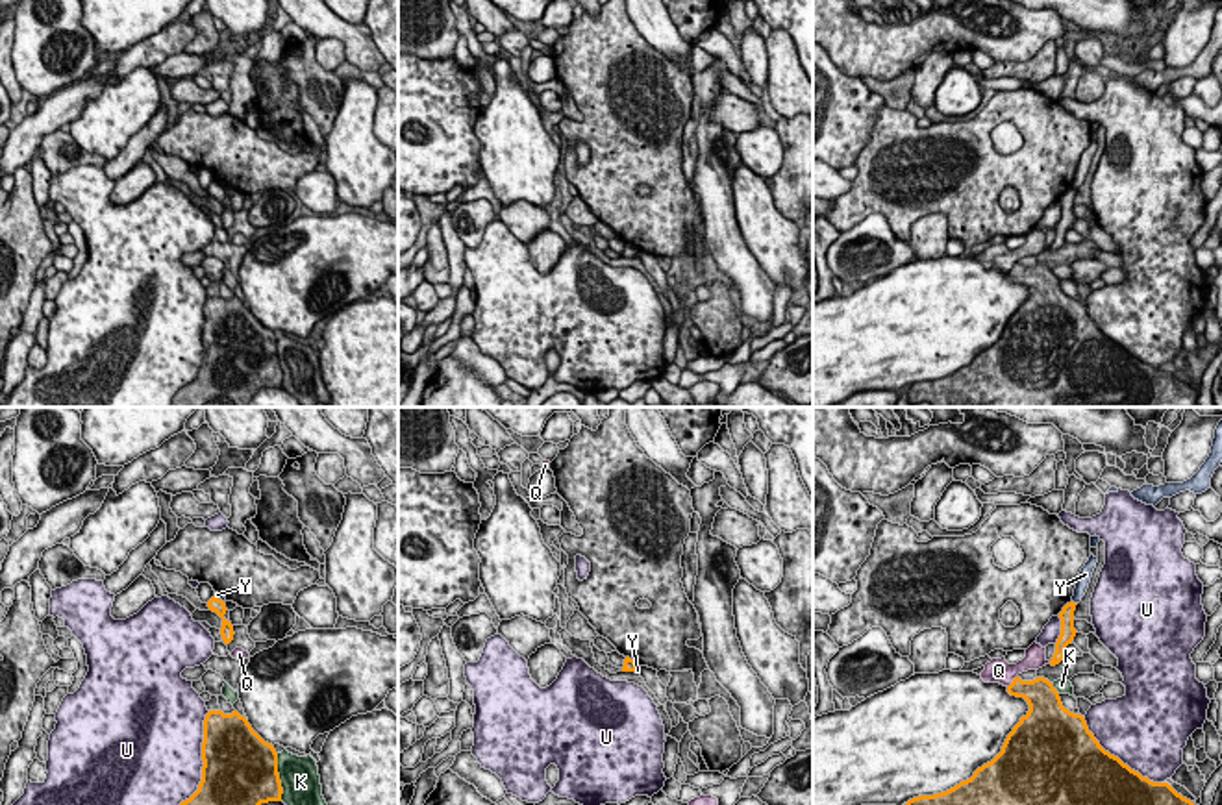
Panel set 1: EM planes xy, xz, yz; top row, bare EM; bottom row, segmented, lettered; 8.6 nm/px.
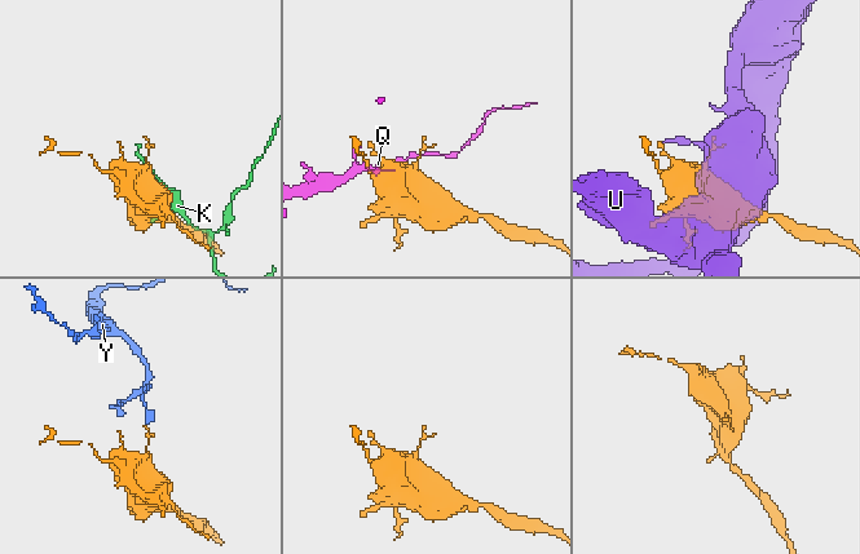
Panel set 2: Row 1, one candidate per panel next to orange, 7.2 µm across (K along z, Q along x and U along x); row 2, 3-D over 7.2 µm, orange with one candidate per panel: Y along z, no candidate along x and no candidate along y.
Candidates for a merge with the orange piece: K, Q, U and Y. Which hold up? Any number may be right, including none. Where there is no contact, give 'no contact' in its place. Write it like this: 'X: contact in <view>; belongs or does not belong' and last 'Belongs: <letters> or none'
K: contact in xy; does not belong
Q: contact in yz; does not belong
U: contact in xy; does not belong
Y: contact in yz; does not belong
Belongs: none

